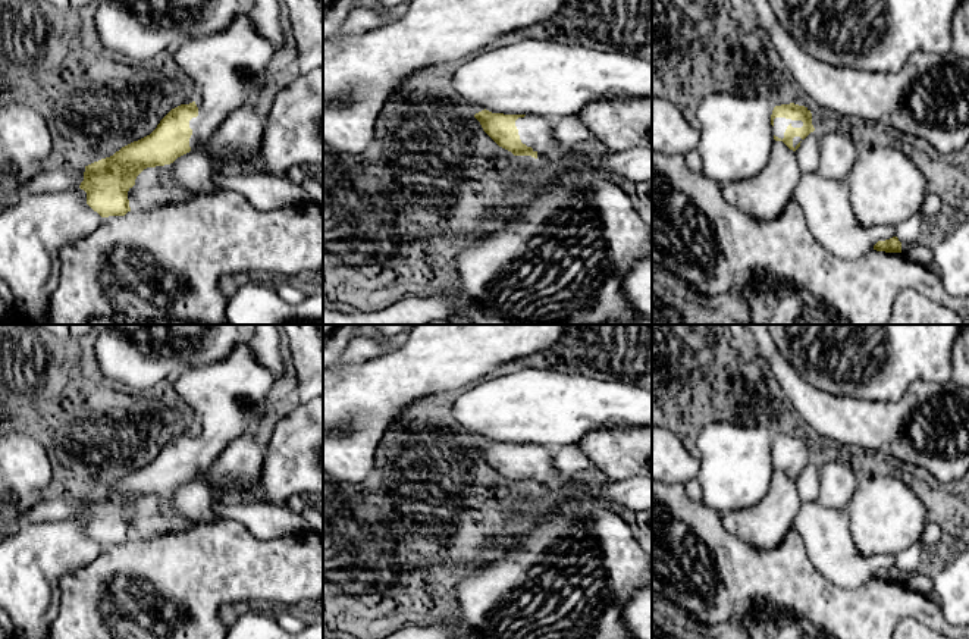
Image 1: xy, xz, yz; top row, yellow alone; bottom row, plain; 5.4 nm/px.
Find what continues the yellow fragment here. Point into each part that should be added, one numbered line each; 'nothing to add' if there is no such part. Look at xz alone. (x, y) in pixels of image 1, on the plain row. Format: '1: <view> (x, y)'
1: xz (568, 567)

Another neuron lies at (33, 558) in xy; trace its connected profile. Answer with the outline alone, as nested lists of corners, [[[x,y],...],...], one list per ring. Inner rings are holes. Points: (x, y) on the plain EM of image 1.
[[[81,517],[57,521],[23,523],[0,539],[0,608],[13,623],[16,639],[47,639],[48,629],[59,614],[59,579],[91,564],[103,546],[87,533]]]

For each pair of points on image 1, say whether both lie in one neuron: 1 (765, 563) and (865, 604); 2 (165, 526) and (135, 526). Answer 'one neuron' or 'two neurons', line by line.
1: one neuron
2: one neuron

